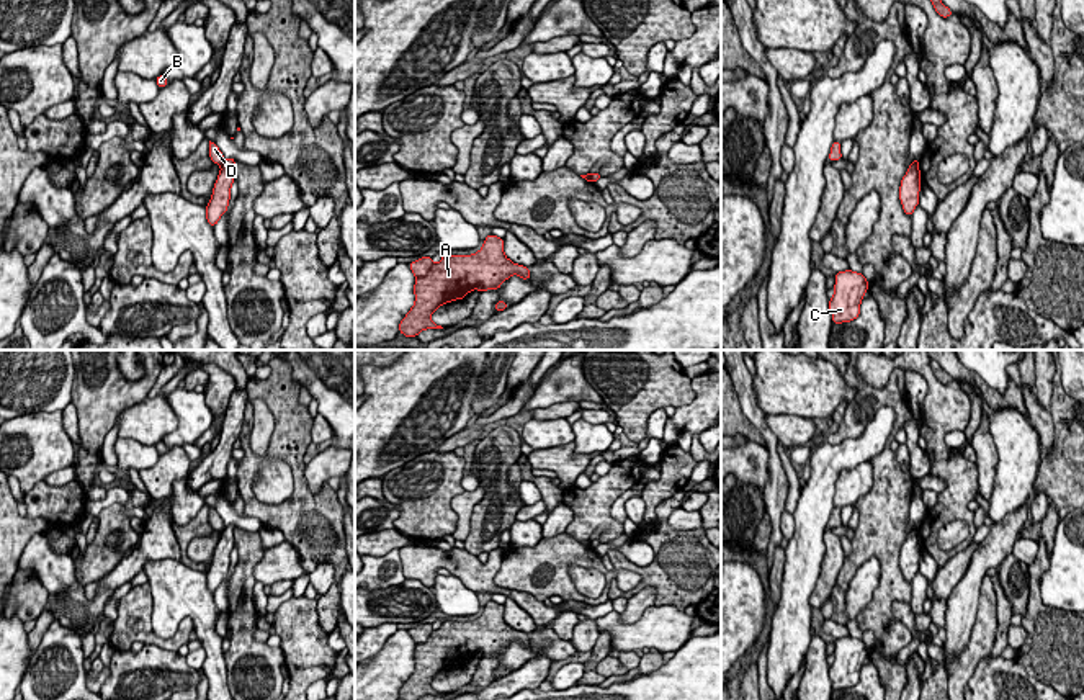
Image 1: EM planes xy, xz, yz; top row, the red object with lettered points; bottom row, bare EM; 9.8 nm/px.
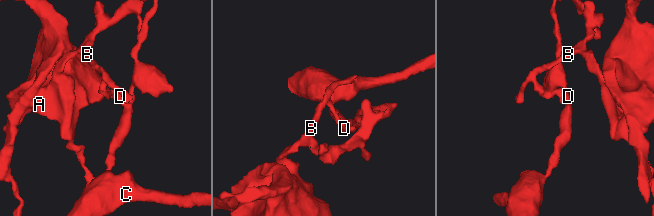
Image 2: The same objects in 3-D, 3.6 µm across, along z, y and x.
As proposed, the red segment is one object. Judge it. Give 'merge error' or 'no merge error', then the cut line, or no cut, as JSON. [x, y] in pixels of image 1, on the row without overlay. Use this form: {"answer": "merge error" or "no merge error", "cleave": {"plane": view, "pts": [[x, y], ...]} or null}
{"answer": "merge error", "cleave": {"plane": "xy", "pts": [[224, 529], [221, 532]]}}

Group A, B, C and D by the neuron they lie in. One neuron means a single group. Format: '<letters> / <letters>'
A B D / C

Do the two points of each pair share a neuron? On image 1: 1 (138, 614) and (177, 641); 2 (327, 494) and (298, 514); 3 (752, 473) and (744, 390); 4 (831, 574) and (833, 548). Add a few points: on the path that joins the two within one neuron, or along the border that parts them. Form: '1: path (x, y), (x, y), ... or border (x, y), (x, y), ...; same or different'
1: path (141, 625), (154, 640), (165, 643); same
2: path (321, 501), (304, 514); same
3: border (765, 447), (769, 480), (764, 486); different
4: path (831, 568), (833, 555); same

